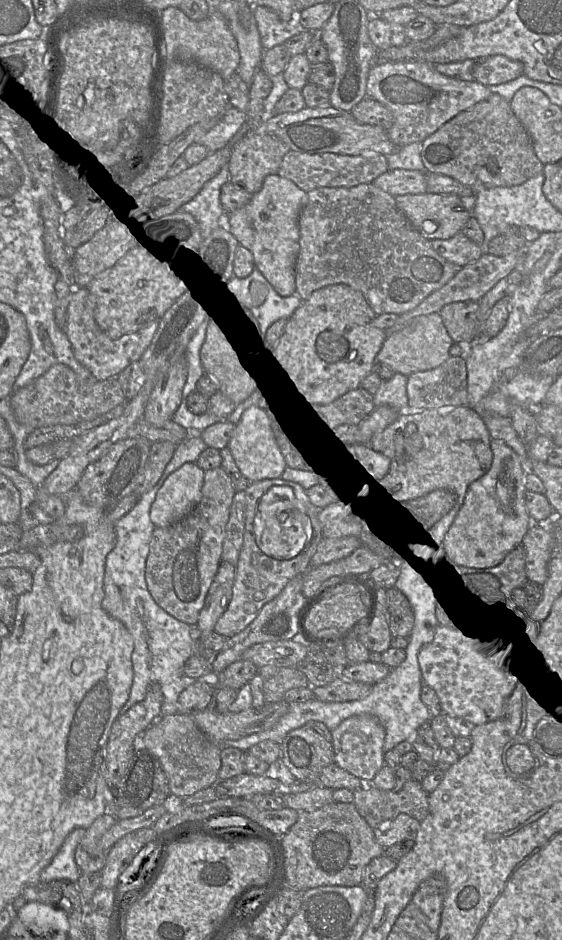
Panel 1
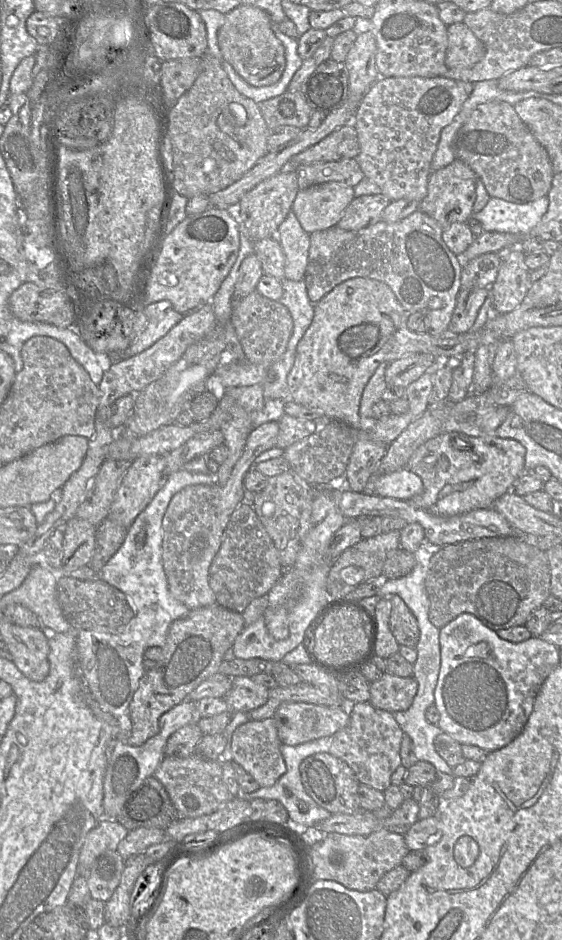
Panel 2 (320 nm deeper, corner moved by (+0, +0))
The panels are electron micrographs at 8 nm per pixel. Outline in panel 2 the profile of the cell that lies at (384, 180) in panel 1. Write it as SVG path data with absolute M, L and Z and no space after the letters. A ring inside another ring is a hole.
M382 193L354 197L336 226L344 230L359 230L374 224L381 219L389 202Z

